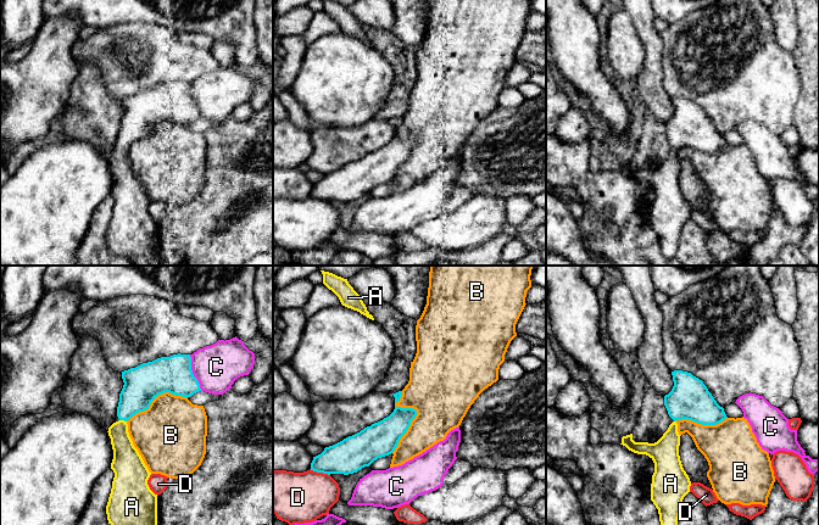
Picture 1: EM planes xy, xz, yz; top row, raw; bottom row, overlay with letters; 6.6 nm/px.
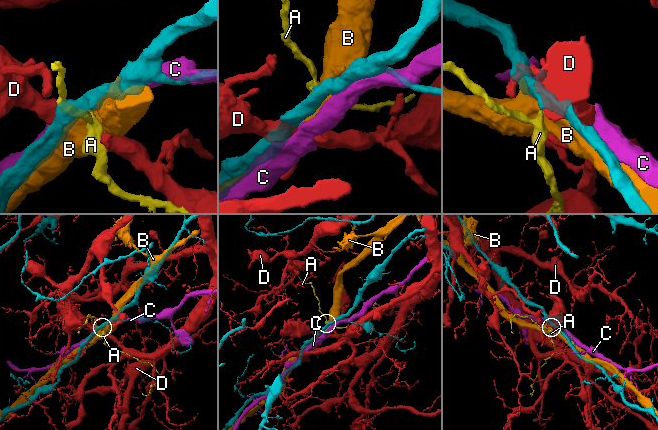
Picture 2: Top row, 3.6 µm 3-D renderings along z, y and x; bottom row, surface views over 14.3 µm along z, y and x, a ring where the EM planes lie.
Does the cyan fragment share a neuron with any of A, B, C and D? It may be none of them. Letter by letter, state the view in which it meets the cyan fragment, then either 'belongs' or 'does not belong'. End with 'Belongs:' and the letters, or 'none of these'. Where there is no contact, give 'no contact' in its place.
A: xy | belongs
B: xz | does not belong
C: xy | does not belong
D: xz | does not belong
Belongs: A

